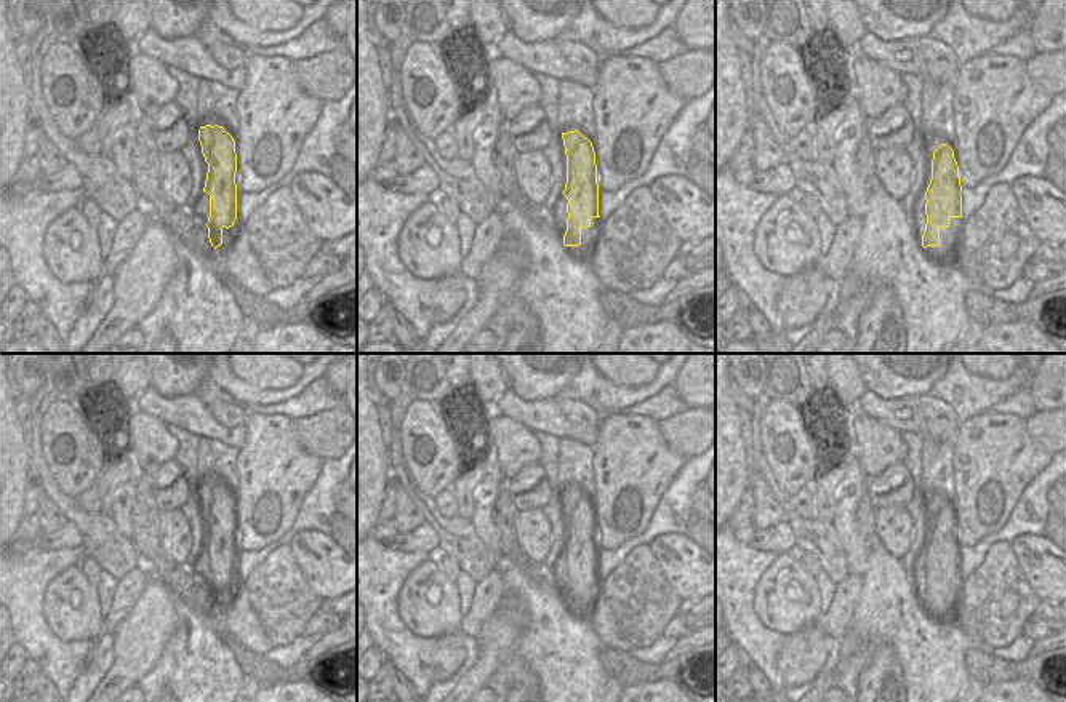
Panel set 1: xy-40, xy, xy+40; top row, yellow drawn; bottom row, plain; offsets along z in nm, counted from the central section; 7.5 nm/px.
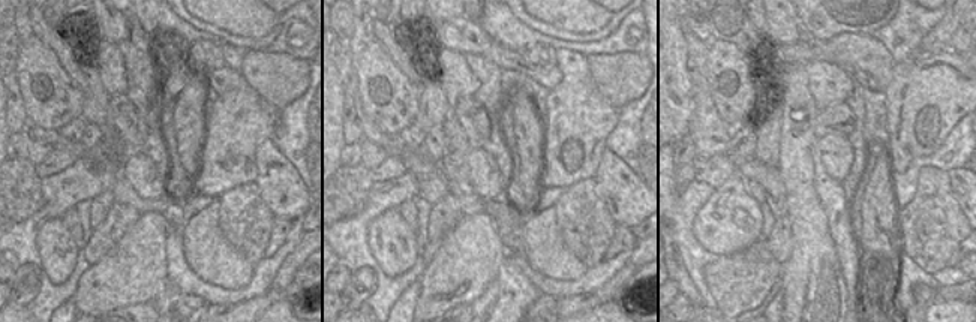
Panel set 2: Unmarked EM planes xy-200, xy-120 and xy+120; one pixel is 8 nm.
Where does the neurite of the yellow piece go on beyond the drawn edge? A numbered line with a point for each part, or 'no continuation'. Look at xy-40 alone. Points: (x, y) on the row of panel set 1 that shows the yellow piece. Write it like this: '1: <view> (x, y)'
1: xy-40 (229, 235)

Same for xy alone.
1: xy (589, 235)

